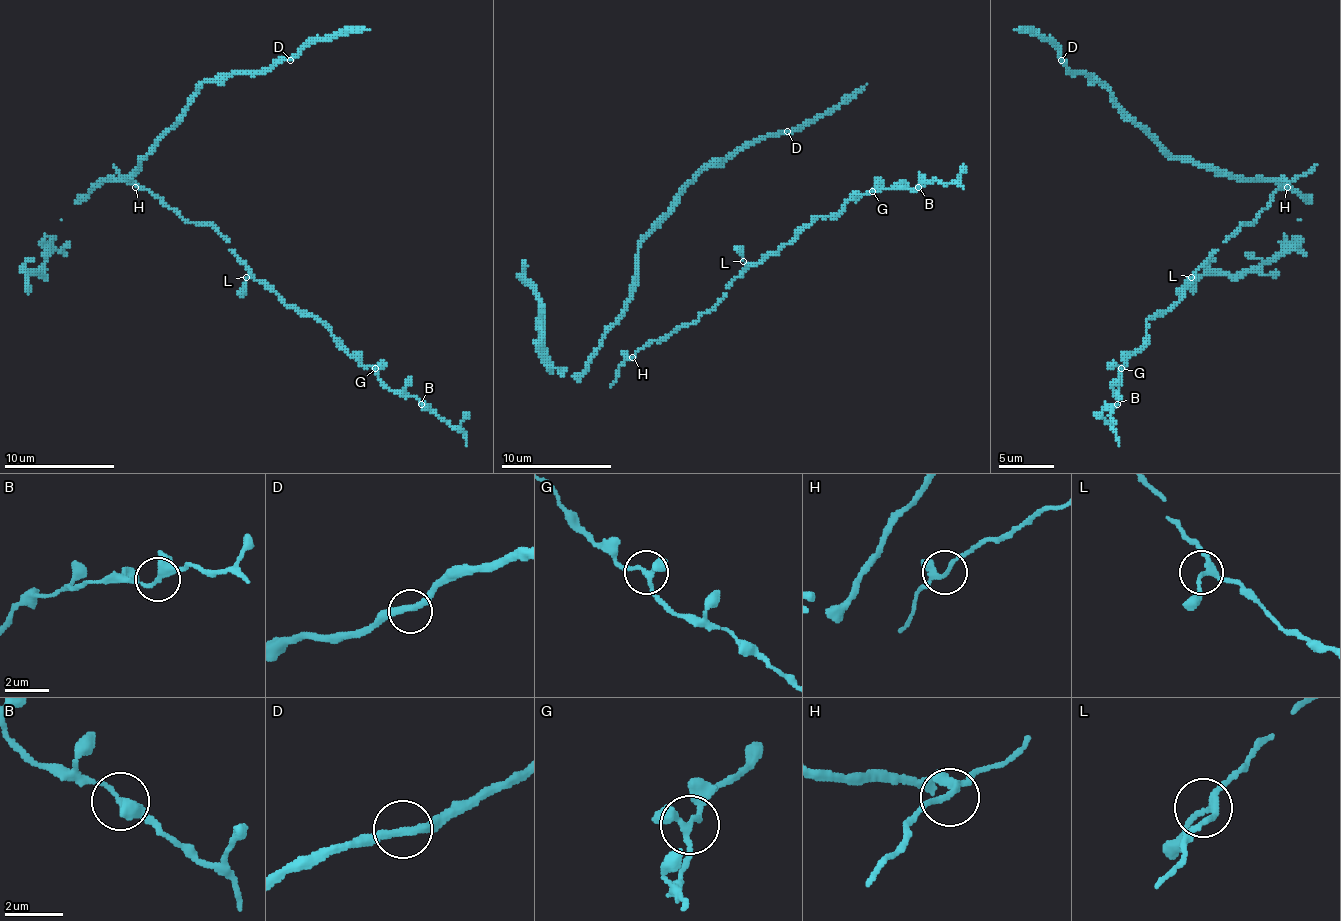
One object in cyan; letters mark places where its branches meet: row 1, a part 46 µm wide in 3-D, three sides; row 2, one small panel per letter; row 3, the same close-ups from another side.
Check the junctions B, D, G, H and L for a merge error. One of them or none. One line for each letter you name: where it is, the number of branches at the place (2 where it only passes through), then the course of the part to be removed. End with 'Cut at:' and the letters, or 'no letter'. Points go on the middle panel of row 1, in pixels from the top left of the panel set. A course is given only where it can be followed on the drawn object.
Cut at: no letter

